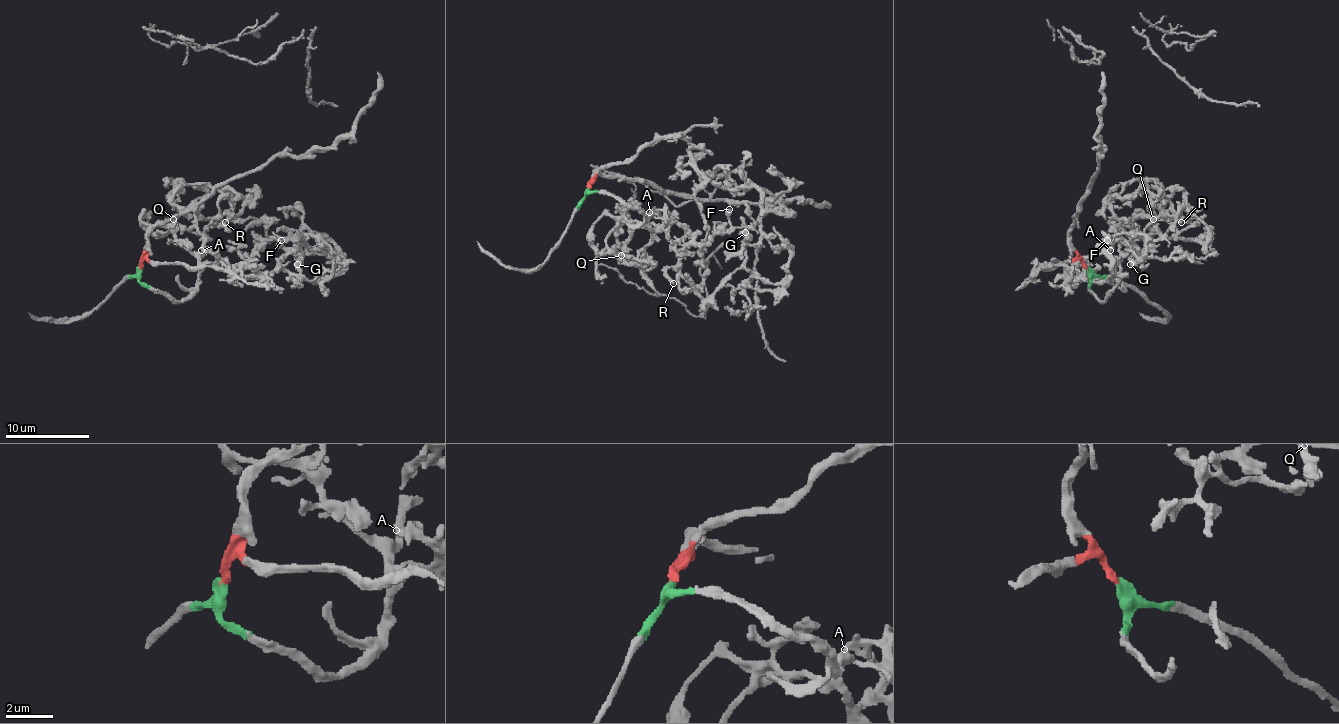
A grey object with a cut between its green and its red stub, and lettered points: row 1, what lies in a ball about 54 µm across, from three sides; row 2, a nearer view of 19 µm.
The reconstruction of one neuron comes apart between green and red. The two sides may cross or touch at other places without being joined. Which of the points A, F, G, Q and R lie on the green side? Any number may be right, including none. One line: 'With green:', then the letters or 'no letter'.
With green: A, Q, R

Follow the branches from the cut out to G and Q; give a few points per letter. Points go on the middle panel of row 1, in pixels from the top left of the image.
G: (587, 189), (644, 145), (679, 137), (709, 179), (791, 212), (768, 210), (745, 231)
Q: (587, 189), (606, 191), (631, 204), (648, 219), (650, 242), (635, 257), (621, 255)

